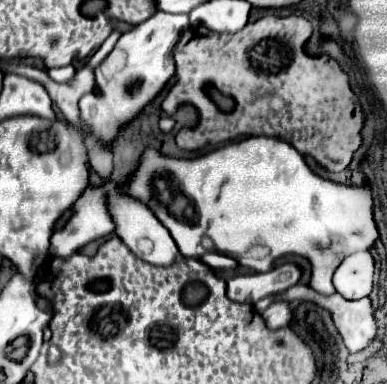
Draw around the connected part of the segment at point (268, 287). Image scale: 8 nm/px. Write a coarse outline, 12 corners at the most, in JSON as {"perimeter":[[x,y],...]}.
{"perimeter":[[281,264],[263,274],[233,276],[227,296],[255,304],[299,282],[301,270]]}

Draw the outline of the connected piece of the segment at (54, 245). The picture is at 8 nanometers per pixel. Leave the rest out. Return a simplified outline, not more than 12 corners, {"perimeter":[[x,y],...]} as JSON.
{"perimeter":[[89,186],[51,238],[51,258],[71,258],[113,232],[105,194]]}

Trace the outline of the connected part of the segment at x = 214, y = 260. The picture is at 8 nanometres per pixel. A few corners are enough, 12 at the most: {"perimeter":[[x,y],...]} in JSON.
{"perimeter":[[203,254],[201,260],[213,270],[235,268],[237,262],[223,254]]}

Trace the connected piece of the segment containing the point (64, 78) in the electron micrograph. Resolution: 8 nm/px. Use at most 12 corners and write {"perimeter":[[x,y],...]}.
{"perimeter":[[73,65],[48,68],[53,81],[67,82],[75,73]]}

